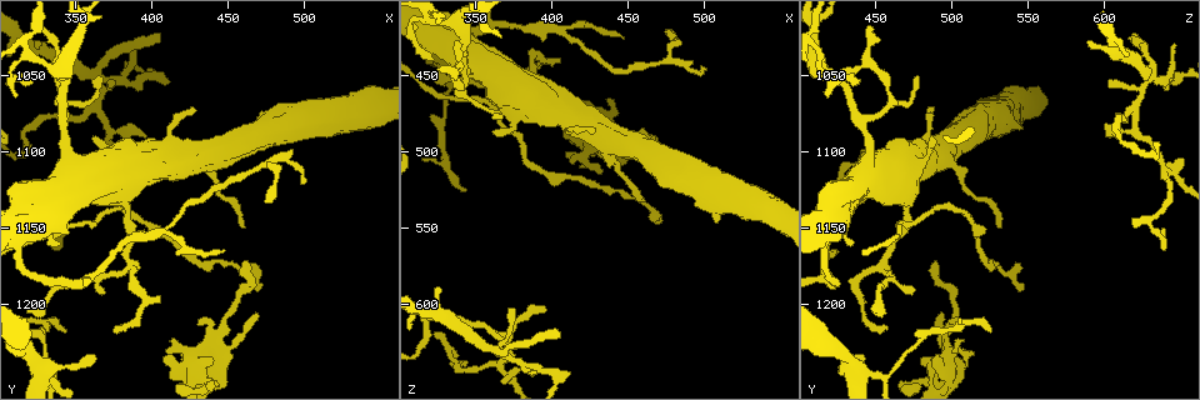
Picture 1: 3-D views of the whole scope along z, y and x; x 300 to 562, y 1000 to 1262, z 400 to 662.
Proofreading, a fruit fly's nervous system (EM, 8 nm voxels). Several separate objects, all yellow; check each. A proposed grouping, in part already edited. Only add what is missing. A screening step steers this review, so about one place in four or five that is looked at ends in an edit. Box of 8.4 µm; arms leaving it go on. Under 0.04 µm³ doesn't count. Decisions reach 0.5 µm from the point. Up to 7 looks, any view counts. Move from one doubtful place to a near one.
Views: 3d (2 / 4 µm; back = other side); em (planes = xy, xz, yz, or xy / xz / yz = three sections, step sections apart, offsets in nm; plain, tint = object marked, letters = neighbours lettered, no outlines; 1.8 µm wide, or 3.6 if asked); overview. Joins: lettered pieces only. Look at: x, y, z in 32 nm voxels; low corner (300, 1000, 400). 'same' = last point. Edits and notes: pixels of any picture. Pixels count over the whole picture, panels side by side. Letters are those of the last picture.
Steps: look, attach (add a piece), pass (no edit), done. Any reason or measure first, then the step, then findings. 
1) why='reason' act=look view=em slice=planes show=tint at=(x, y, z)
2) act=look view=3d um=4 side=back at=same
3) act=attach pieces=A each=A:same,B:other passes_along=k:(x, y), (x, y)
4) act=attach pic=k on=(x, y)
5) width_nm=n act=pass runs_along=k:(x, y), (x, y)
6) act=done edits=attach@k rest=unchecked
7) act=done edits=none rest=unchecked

act=look view=em slice=planes show=letters at=(406, 1026, 620)

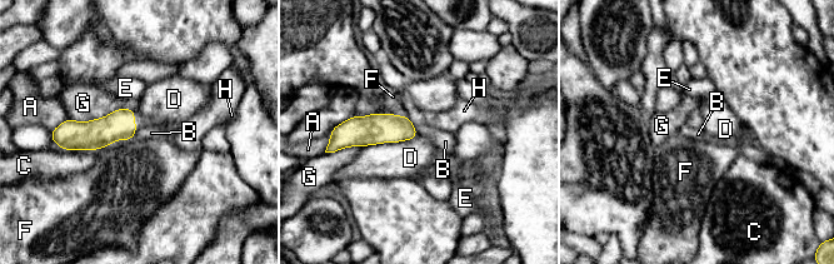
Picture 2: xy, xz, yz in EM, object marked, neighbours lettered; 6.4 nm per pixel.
act=attach pieces=H each=A:other,B:other,C:other,D:other,E:other,F:other,G:other,H:same found='it goes on there'

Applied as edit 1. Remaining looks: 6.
why='an open end' act=look view=em slice=xz step=4 show=letters at=(396, 1088, 604)

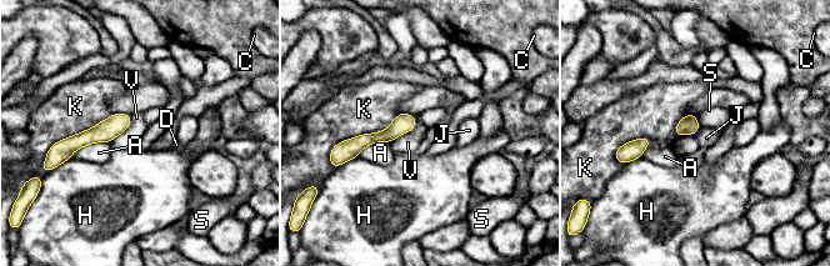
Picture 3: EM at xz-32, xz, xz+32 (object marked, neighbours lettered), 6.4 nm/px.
act=pass each=A:other,C:other,D:other,H:other,J:other,K:other,S:other,V:other runs_along=3:(411, 119), (349, 152) found='no lettered piece goes on from it'

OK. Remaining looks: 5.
why='free end' act=look view=3d um=4 at=(432, 1234, 512)

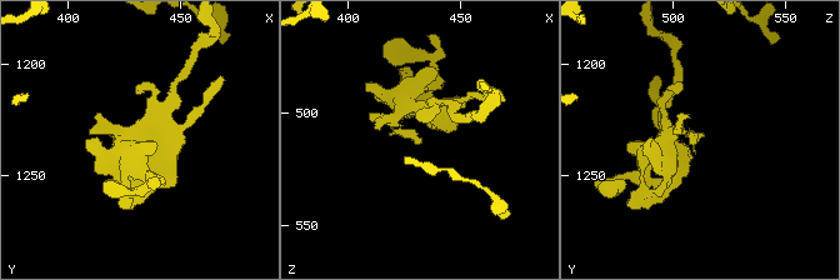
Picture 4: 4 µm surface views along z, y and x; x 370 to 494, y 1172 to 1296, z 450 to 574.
act=look view=em um=3.6 slice=xy step=4 show=plain at=(432, 1234, 513)

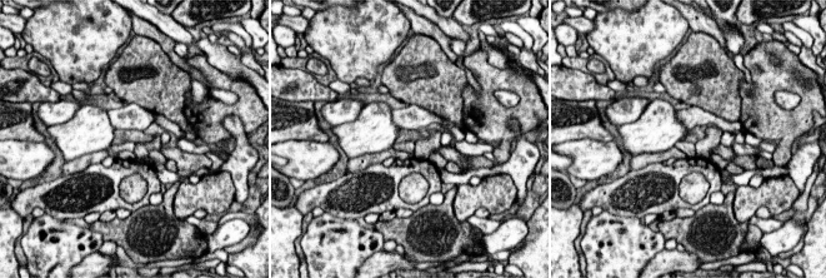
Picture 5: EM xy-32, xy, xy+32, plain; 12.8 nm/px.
act=look view=em um=3.6 slice=xy step=4 show=letters at=same

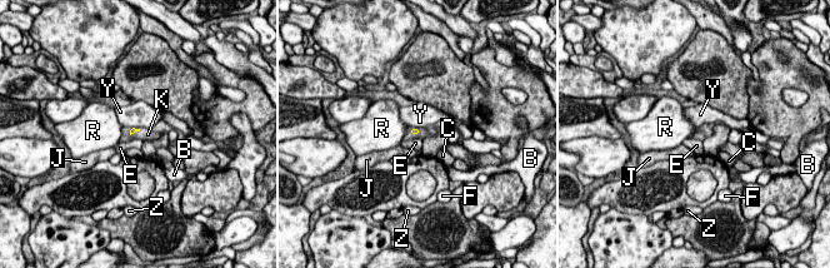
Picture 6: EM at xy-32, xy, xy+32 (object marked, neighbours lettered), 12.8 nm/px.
act=attach pieces=K each=B:other,C:other,E:other,F:other,J:other,K:same,R:other,Y:other,Z:other found='it goes on there'

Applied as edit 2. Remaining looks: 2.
act=done edits=attach@2,attach@6 rest=unchecked

